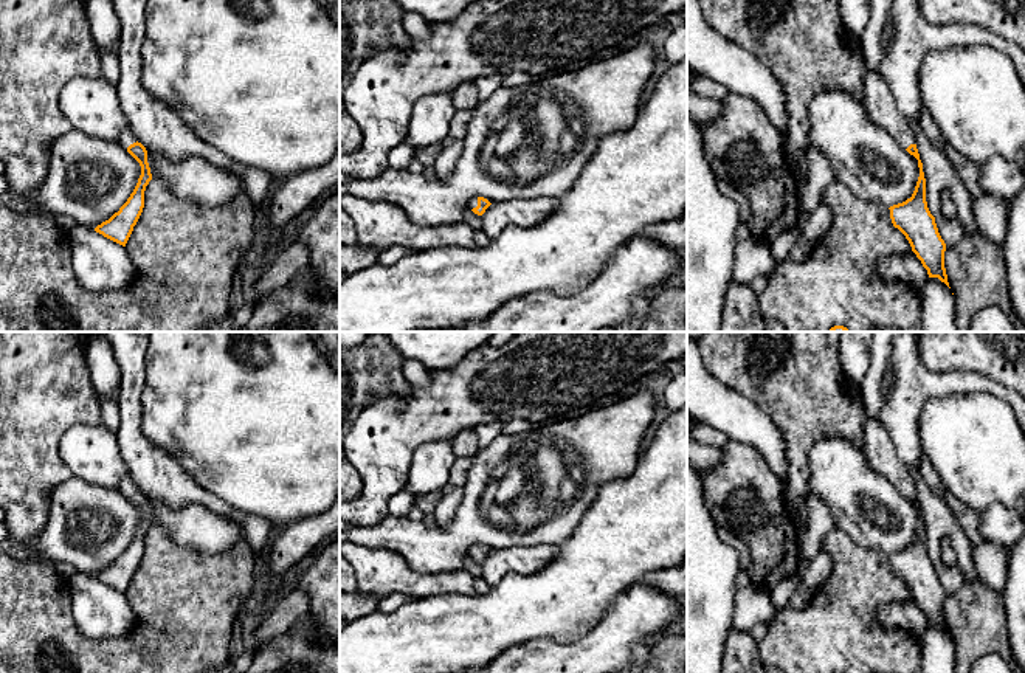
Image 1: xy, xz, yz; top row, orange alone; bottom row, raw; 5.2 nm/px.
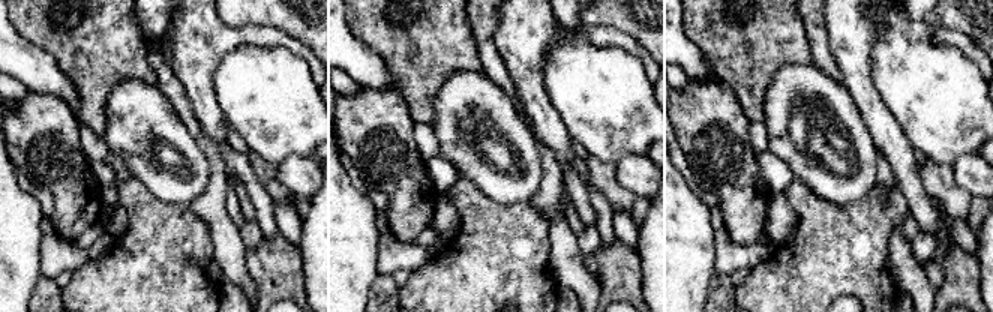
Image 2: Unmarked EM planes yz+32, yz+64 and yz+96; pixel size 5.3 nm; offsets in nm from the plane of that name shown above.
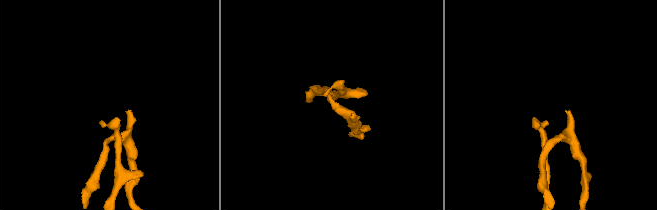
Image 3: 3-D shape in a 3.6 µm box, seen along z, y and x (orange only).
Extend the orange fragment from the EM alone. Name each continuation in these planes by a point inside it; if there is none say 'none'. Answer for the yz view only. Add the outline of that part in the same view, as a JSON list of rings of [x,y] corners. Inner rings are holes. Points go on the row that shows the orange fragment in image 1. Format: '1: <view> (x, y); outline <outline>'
1: yz (880, 106); outline [[[865,68],[864,74],[864,105],[865,115],[876,126],[882,127],[904,149],[915,144],[907,123],[899,115],[893,95],[881,76]]]

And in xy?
1: xy (126, 138); outline [[[129,126],[121,132],[118,143],[127,149],[130,144],[136,143],[135,135],[130,132]]]

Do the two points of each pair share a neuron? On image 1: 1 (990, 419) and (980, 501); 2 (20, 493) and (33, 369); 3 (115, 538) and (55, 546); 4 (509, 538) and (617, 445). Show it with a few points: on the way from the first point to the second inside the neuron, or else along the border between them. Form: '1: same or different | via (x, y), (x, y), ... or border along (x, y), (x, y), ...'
1: same | via (980, 439), (980, 481)
2: same | via (22, 462), (22, 425), (33, 408), (33, 400)
3: same | via (100, 538), (70, 538)
4: same | via (541, 531), (554, 529), (585, 498), (593, 478)

